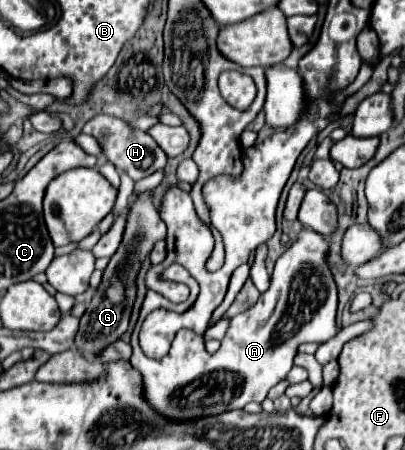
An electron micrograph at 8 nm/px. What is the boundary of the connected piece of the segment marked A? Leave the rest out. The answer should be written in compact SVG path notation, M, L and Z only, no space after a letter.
M304 229L298 239L284 251L276 261L272 283L260 299L246 311L232 317L230 327L222 339L220 349L214 355L208 355L204 349L202 335L192 331L178 333L168 355L162 359L150 359L140 349L140 327L146 315L158 307L172 311L186 311L192 301L198 297L198 283L190 277L188 271L180 265L170 265L164 271L164 279L180 281L190 287L190 297L184 303L172 303L156 291L148 291L136 329L132 331L132 367L142 373L144 381L144 399L146 403L170 421L186 423L202 419L208 415L220 415L224 411L242 409L246 403L262 403L266 393L286 379L292 369L292 359L296 347L306 341L328 341L336 335L336 305L338 293L332 273L326 265L328 243L324 237L312 229Z

